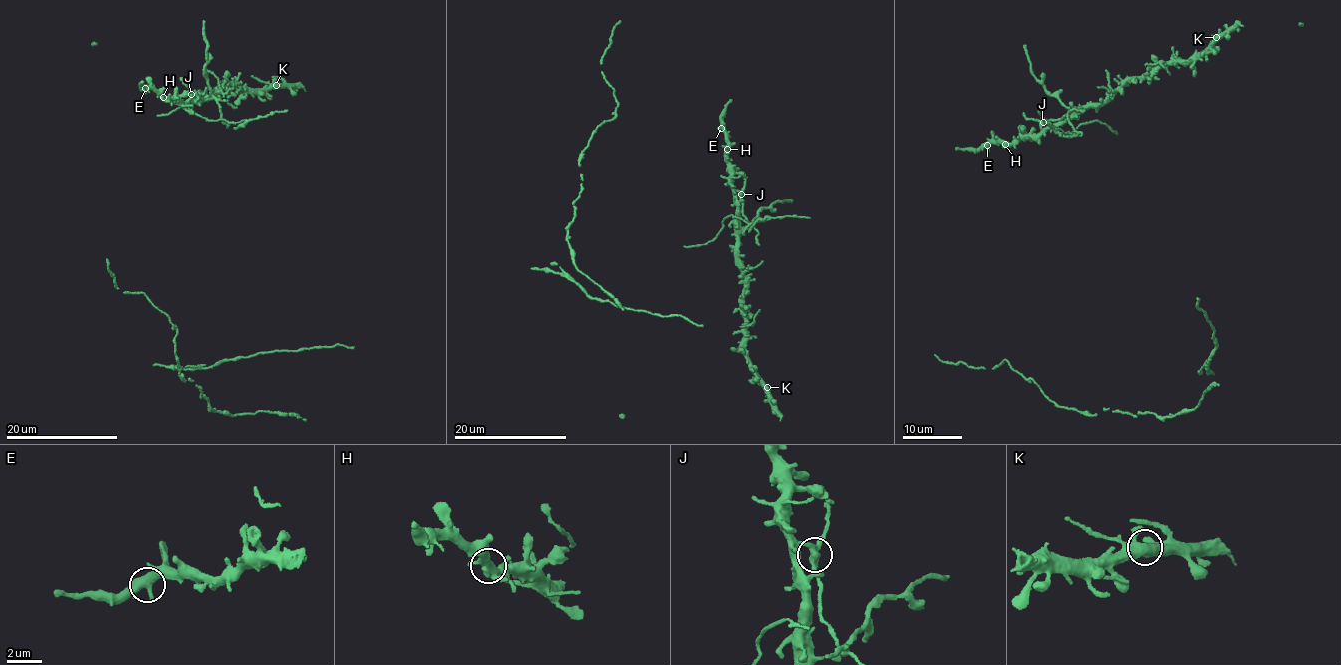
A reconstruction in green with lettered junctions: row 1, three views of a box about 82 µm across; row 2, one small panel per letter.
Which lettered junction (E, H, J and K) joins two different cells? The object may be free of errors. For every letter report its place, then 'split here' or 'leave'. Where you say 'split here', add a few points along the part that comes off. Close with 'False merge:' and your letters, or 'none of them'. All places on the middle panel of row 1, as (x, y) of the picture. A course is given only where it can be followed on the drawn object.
E: place (721, 128); leave
H: place (727, 149); leave
J: place (741, 194); split here; course (741, 194), (742, 214), (749, 225), (743, 234), (748, 224), (731, 214), (711, 241), (684, 246)
K: place (767, 387); leave
False merge: J

